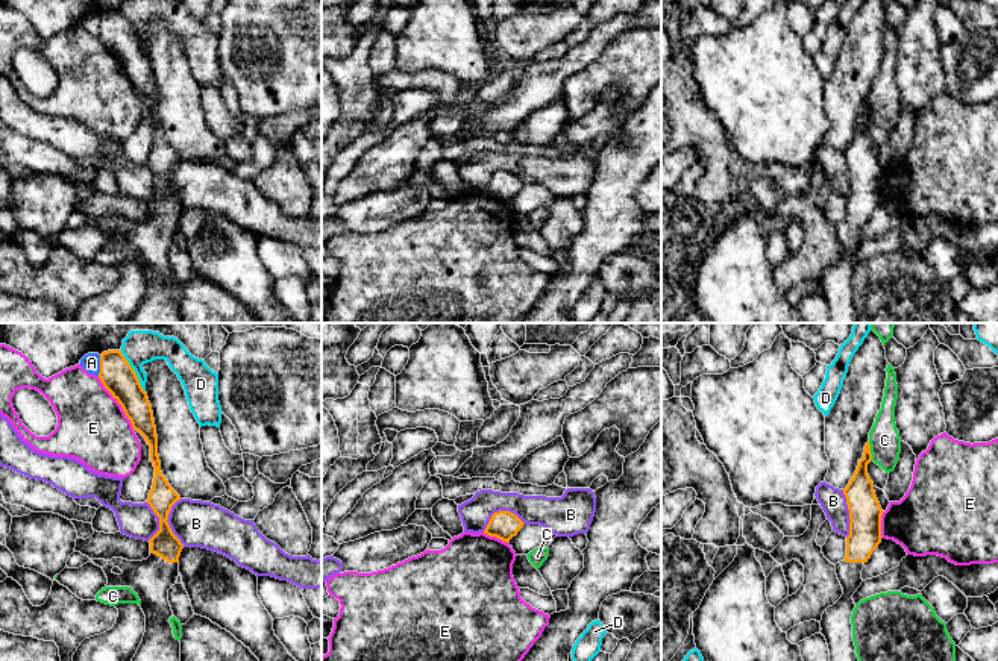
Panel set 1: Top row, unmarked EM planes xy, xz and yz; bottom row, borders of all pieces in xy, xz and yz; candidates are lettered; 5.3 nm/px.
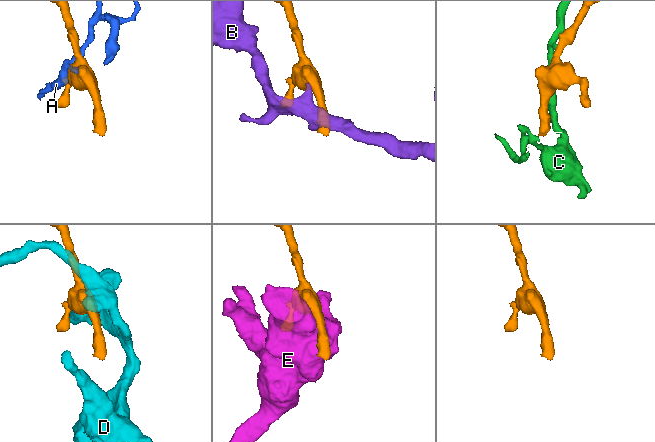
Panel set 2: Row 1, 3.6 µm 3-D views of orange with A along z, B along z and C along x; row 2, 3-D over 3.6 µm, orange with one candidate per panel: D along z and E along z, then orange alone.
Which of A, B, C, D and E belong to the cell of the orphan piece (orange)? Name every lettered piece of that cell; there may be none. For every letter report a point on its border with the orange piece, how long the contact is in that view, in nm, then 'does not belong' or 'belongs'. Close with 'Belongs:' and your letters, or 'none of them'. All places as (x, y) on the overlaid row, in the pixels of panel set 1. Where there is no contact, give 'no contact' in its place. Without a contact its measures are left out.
A: meets orange in xy at (100, 366); contact 110 nm long; does not belong
B: meets orange in xy at (167, 523); contact 260 nm long; does not belong
C: meets orange in yz at (869, 451); contact 110 nm long; does not belong
D: meets orange in xy at (134, 372); contact 260 nm long; does not belong
E: meets orange in xy at (117, 400); contact 340 nm long; does not belong
Belongs: none of them

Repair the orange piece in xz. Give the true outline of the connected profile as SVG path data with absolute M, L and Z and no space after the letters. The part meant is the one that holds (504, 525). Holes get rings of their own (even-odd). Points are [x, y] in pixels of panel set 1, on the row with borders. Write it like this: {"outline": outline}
{"outline": "M499 511L491 515L484 534L510 543L510 540L517 535L523 525L525 523L516 514L510 511Z"}

